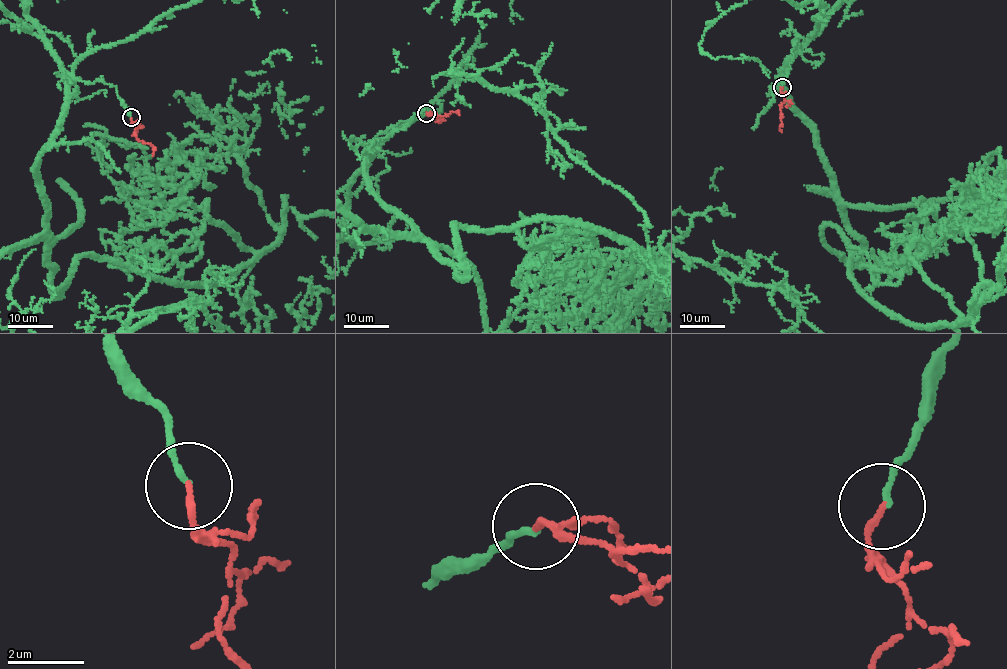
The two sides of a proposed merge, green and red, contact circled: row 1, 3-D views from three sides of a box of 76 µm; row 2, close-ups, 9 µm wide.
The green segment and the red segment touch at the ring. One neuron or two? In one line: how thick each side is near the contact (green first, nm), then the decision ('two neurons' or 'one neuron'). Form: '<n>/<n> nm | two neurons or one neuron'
130/160 nm | one neuron

